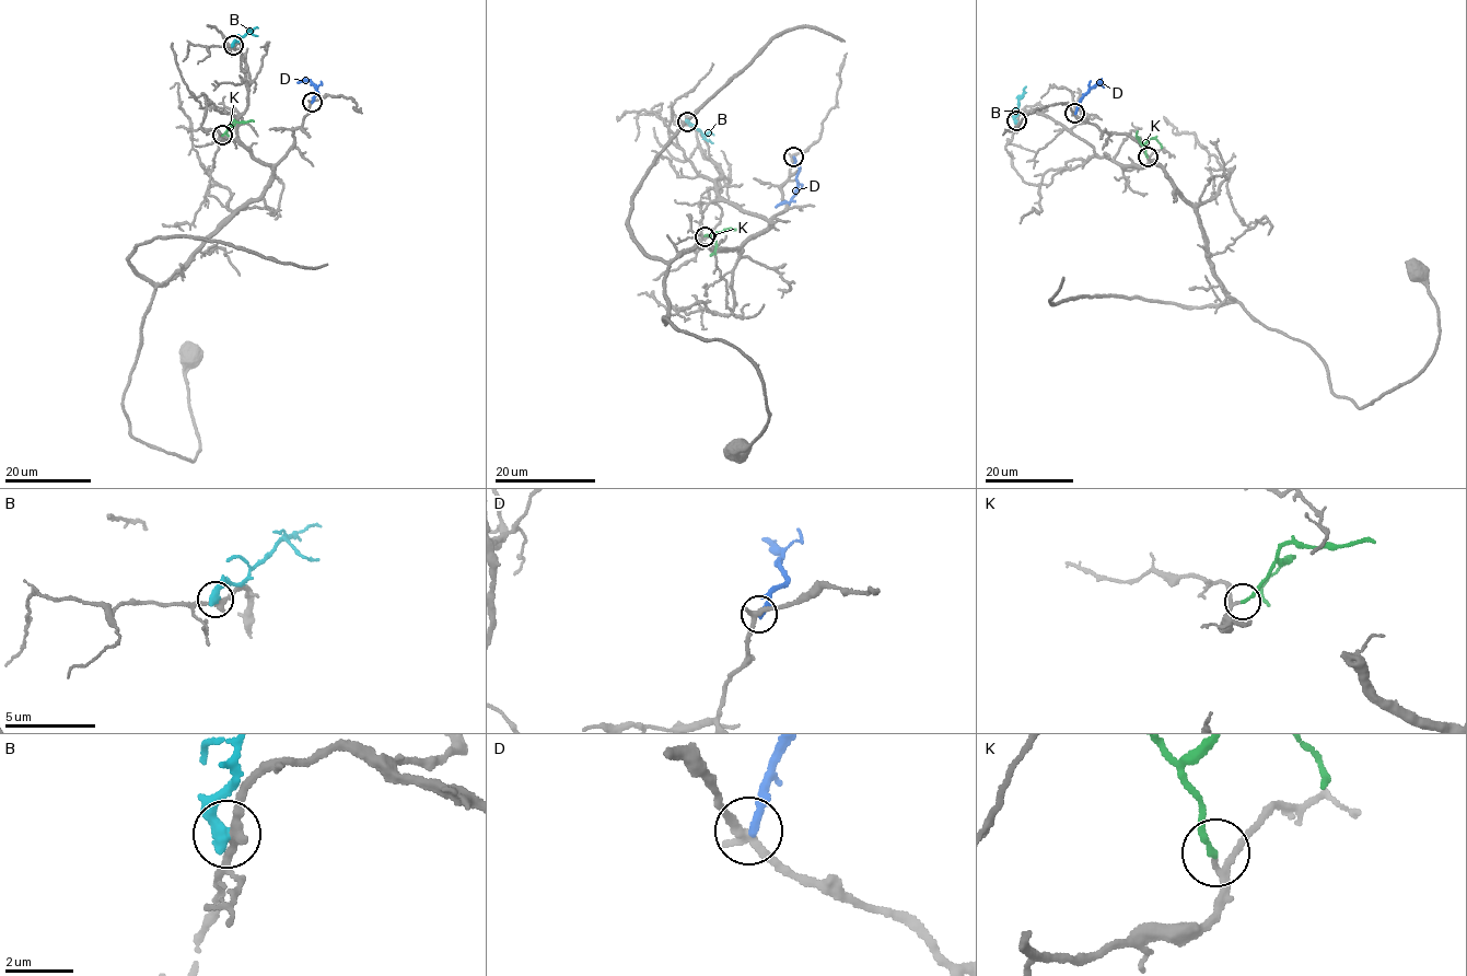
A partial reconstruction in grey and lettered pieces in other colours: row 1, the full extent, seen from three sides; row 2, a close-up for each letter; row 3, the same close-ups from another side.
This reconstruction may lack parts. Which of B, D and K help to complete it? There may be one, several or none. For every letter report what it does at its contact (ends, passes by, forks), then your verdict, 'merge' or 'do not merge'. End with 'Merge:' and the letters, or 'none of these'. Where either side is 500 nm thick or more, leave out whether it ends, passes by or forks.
B: it ends there; do not merge
D: it ends there; do not merge
K: it ends there; merge
Merge: K

